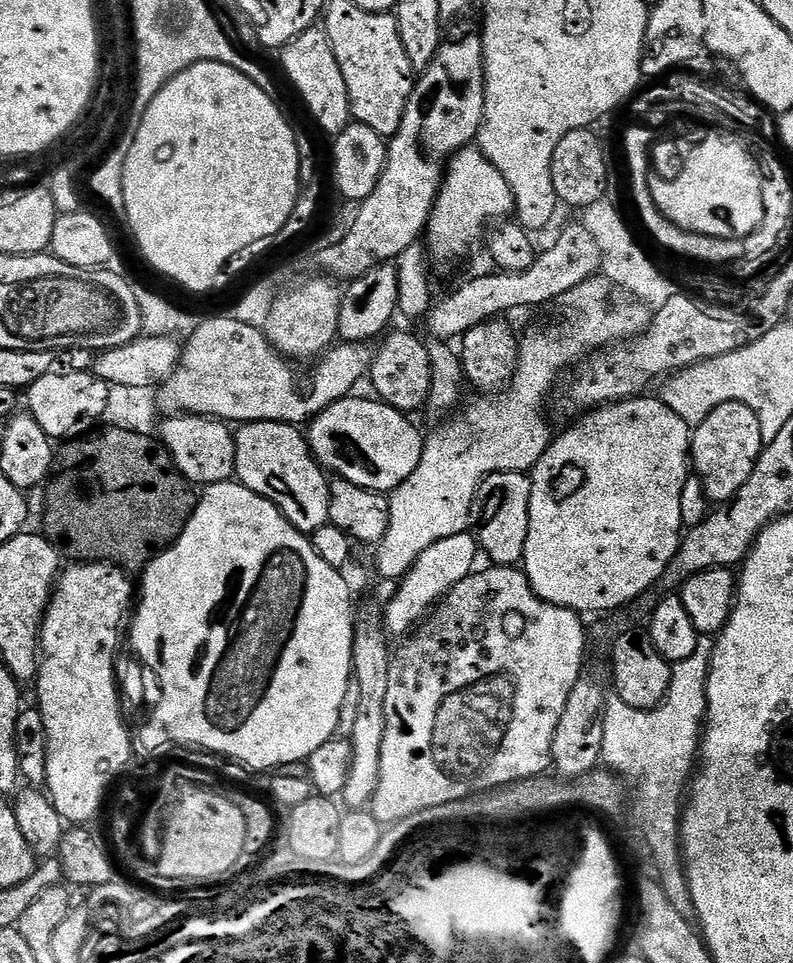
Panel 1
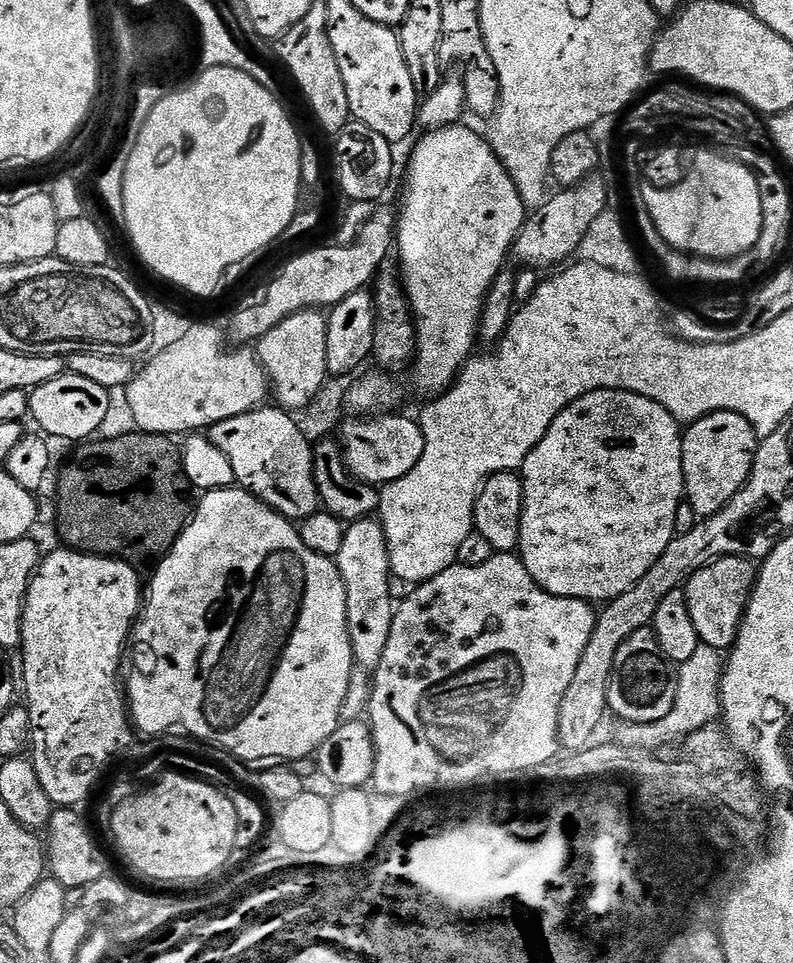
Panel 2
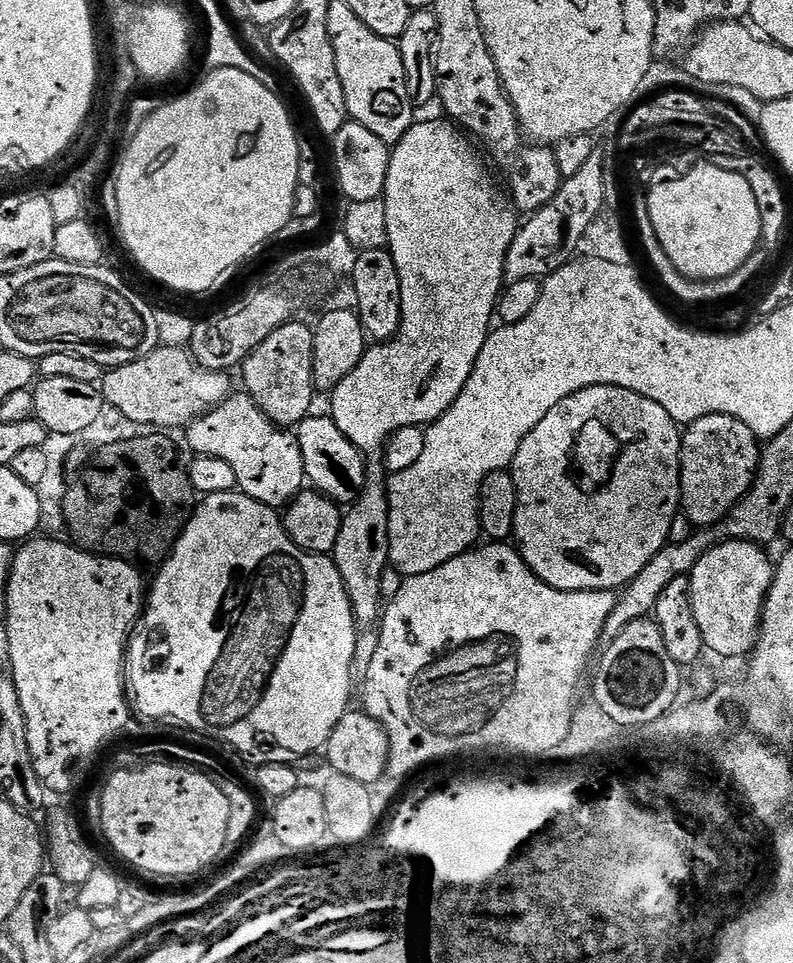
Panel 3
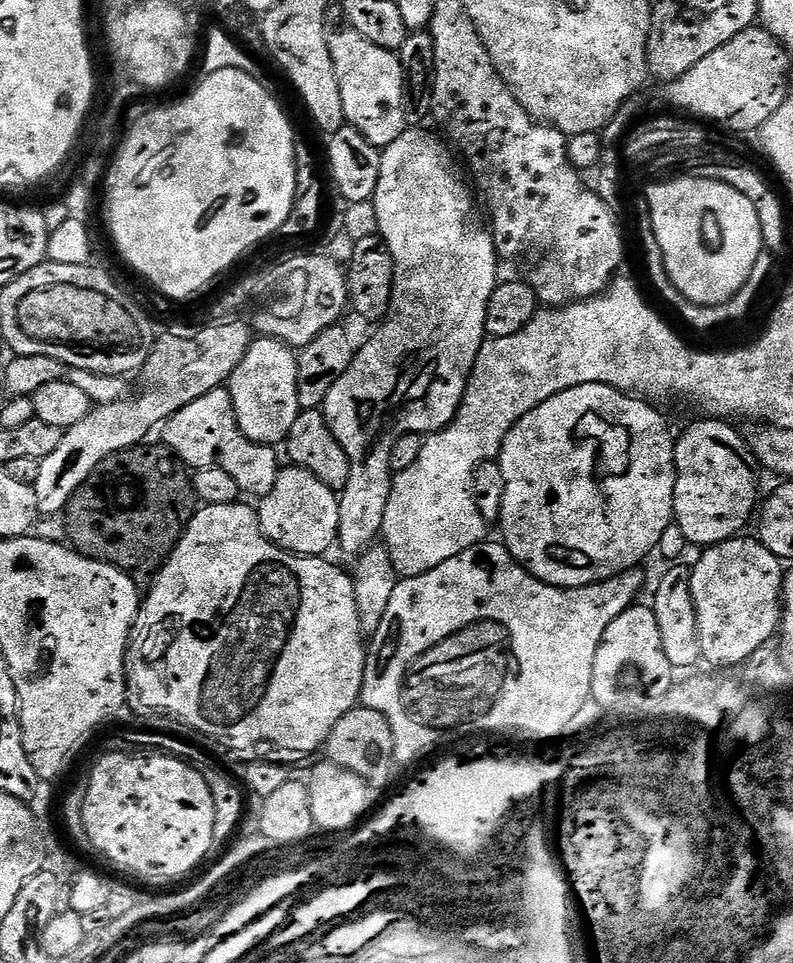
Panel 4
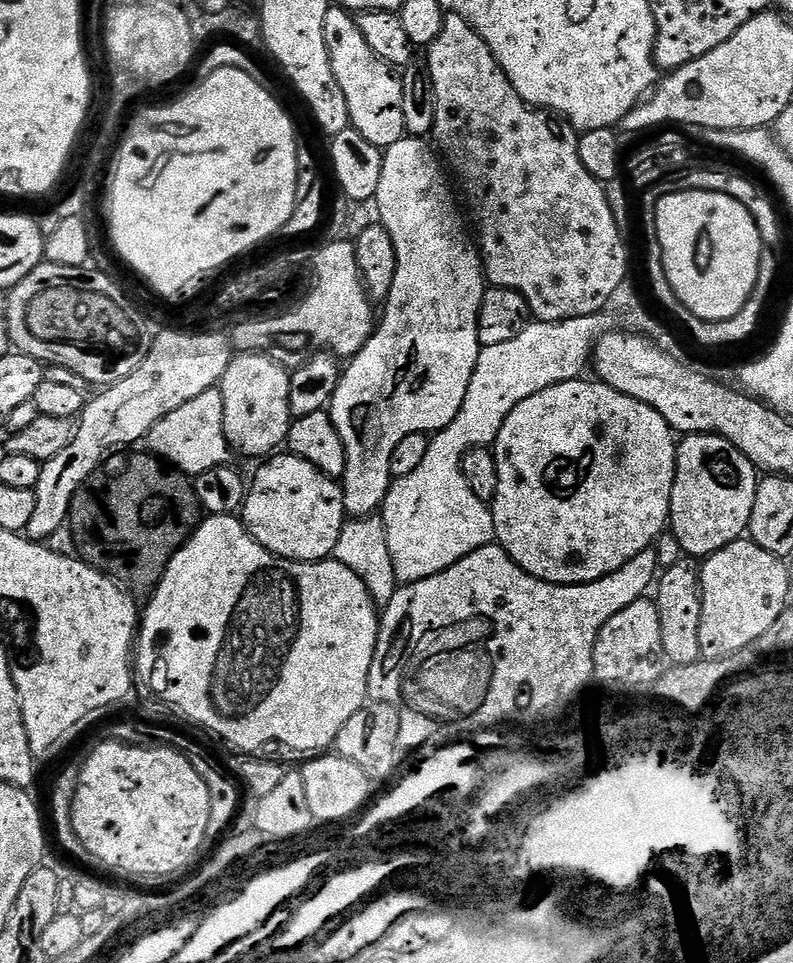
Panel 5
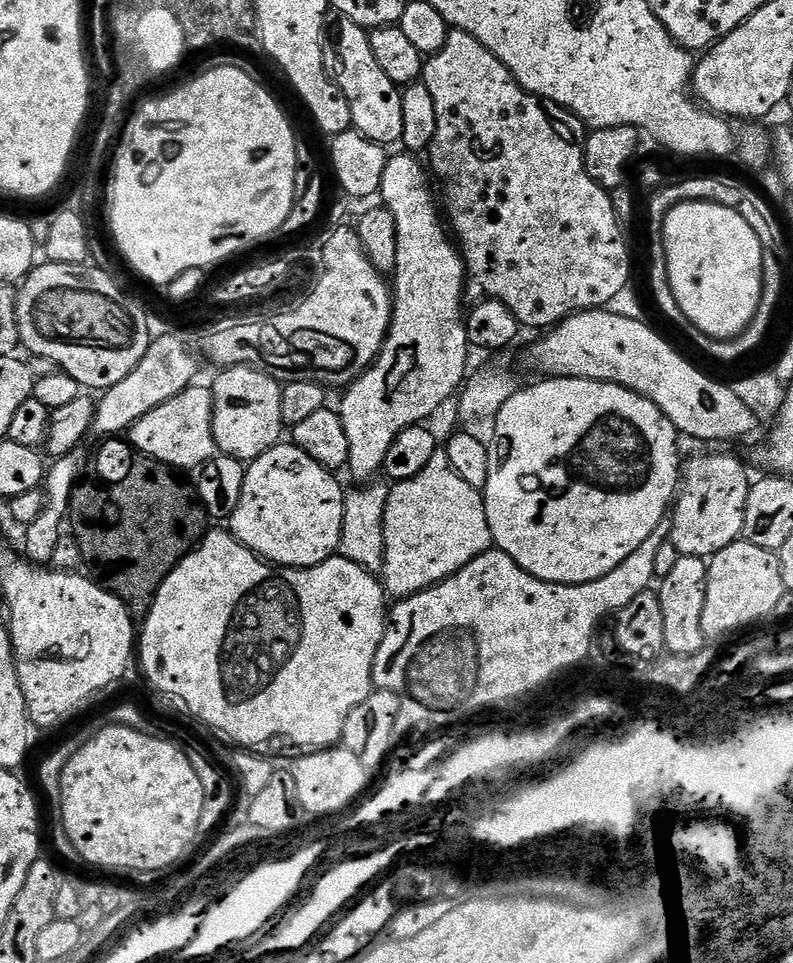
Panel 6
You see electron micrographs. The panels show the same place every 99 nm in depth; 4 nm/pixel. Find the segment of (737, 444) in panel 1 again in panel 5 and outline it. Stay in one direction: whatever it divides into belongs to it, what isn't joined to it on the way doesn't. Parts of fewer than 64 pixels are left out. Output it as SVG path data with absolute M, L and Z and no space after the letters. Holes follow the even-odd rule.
M688 434L679 441L668 519L685 557L710 557L747 533L757 483L758 470L750 458L726 438Z

